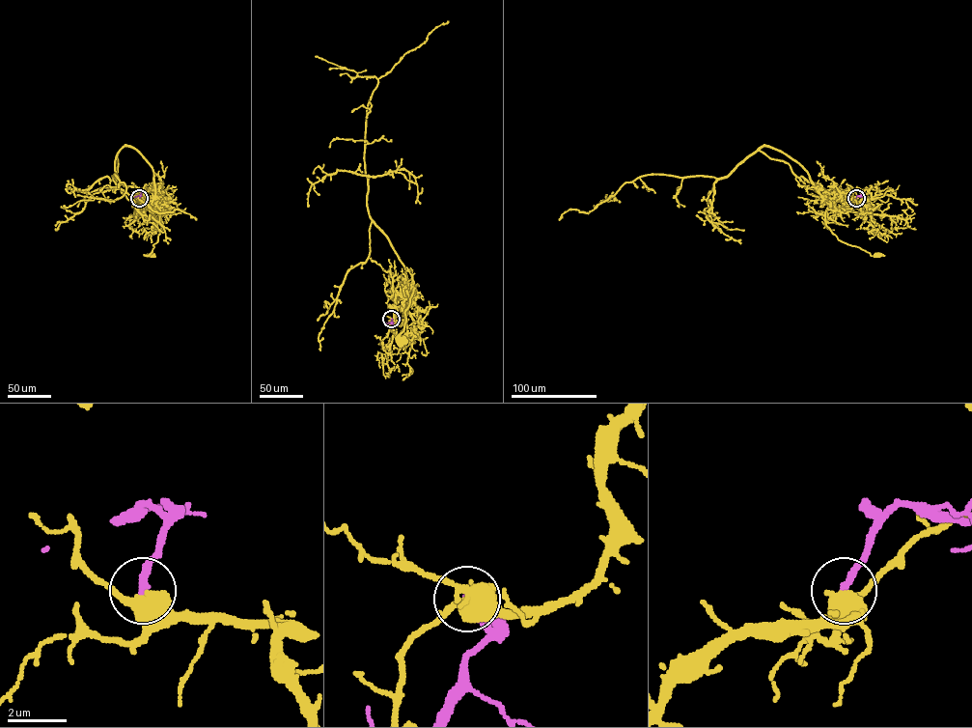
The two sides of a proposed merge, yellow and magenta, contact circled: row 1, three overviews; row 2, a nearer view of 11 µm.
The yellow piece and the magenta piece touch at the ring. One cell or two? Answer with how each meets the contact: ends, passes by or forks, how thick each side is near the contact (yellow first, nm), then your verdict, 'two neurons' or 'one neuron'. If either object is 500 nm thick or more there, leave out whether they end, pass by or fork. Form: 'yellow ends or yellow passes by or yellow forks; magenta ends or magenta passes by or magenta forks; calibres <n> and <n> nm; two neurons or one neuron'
calibres 550 and 240 nm; two neurons

